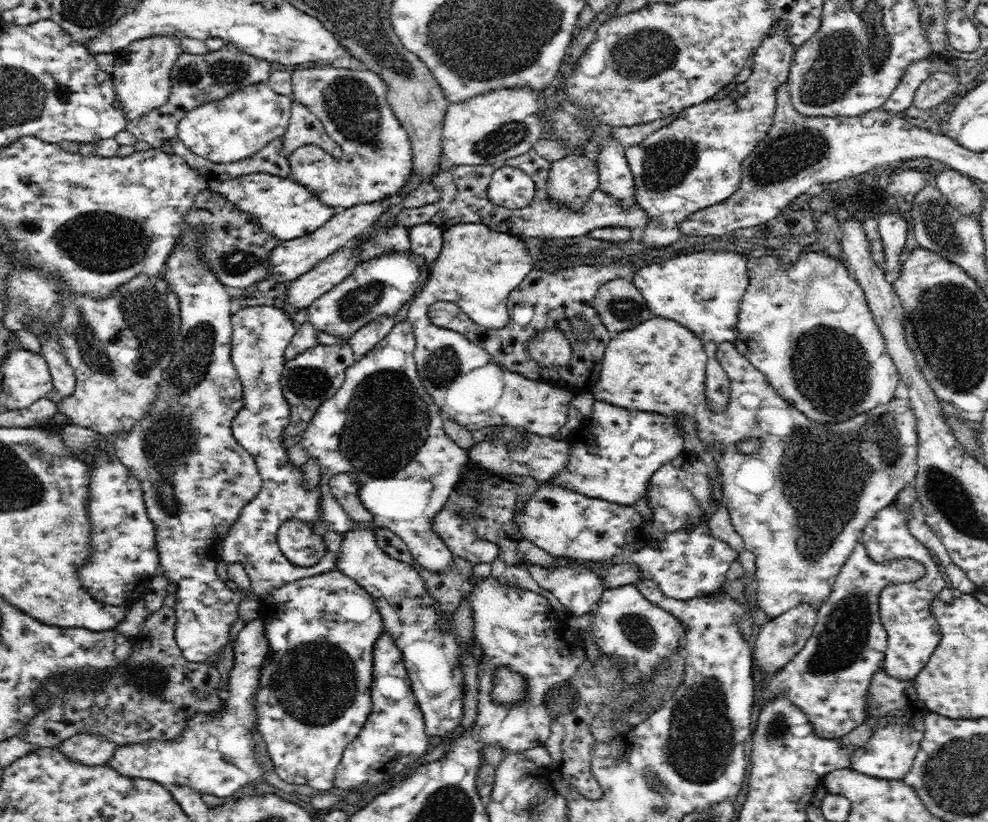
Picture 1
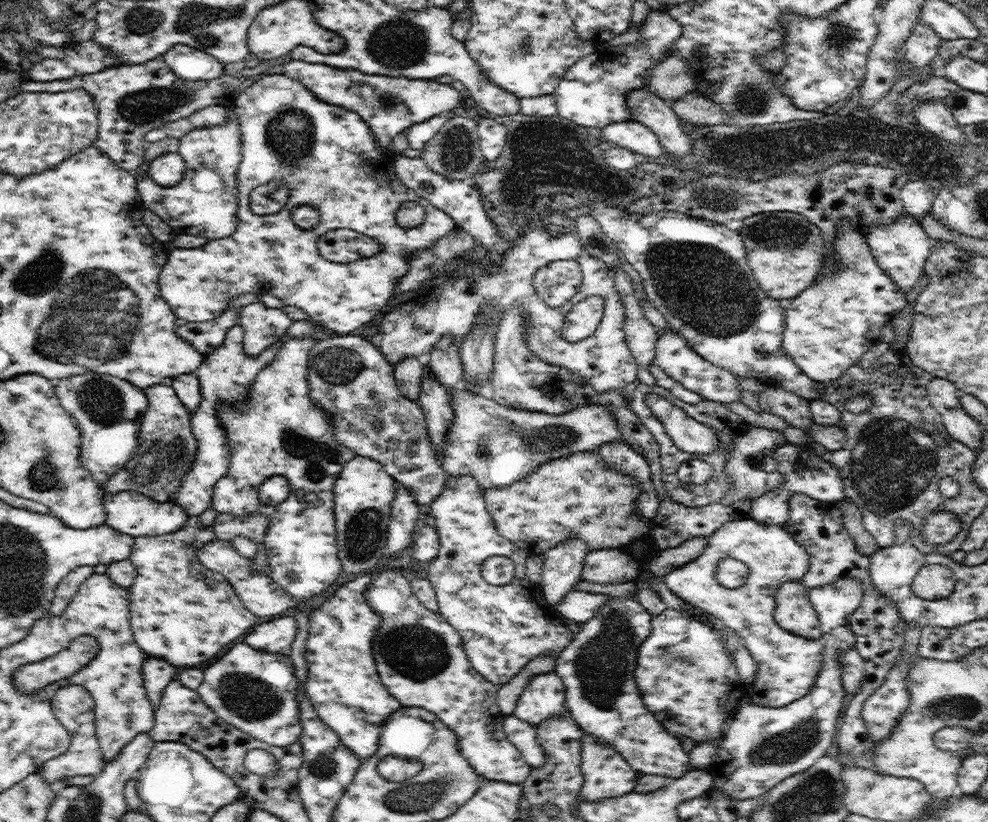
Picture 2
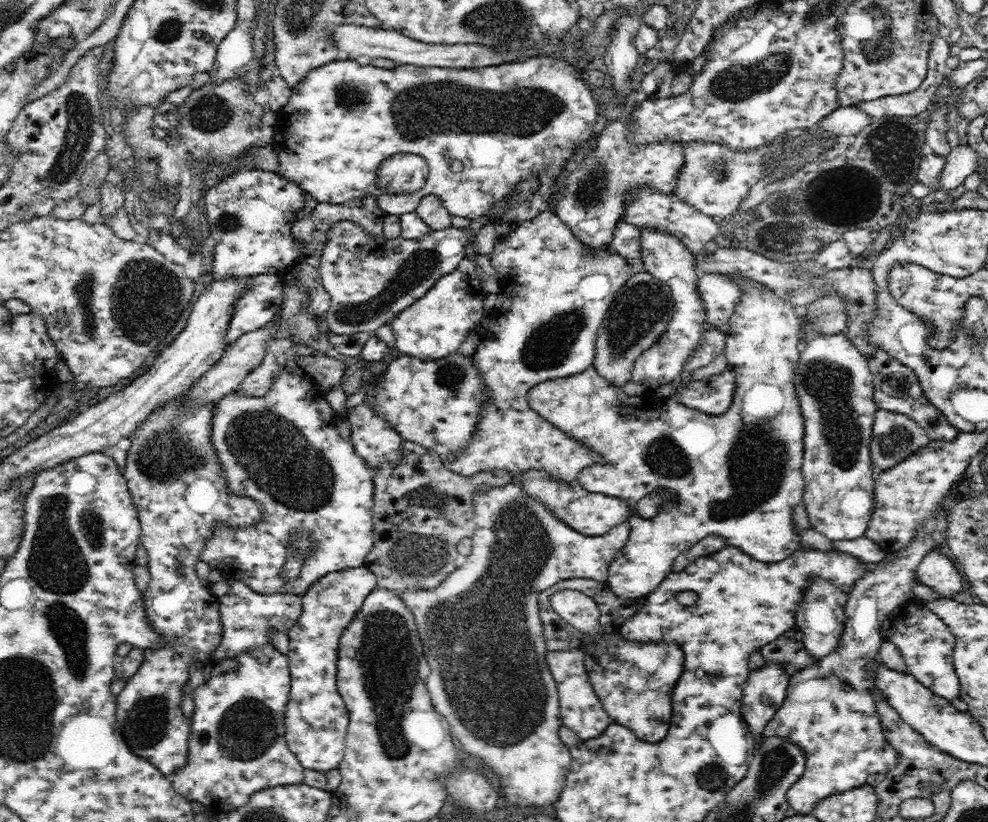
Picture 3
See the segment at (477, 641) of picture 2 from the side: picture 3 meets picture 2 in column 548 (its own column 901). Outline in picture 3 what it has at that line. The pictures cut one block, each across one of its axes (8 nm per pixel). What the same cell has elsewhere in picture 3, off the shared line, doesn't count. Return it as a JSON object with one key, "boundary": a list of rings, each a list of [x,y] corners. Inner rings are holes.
{"boundary":[[[909,600],[900,604],[882,624],[882,640],[898,647],[907,665],[907,672],[922,685],[949,701],[958,698],[960,681],[953,666],[955,637],[946,624],[926,607],[926,602]]]}

